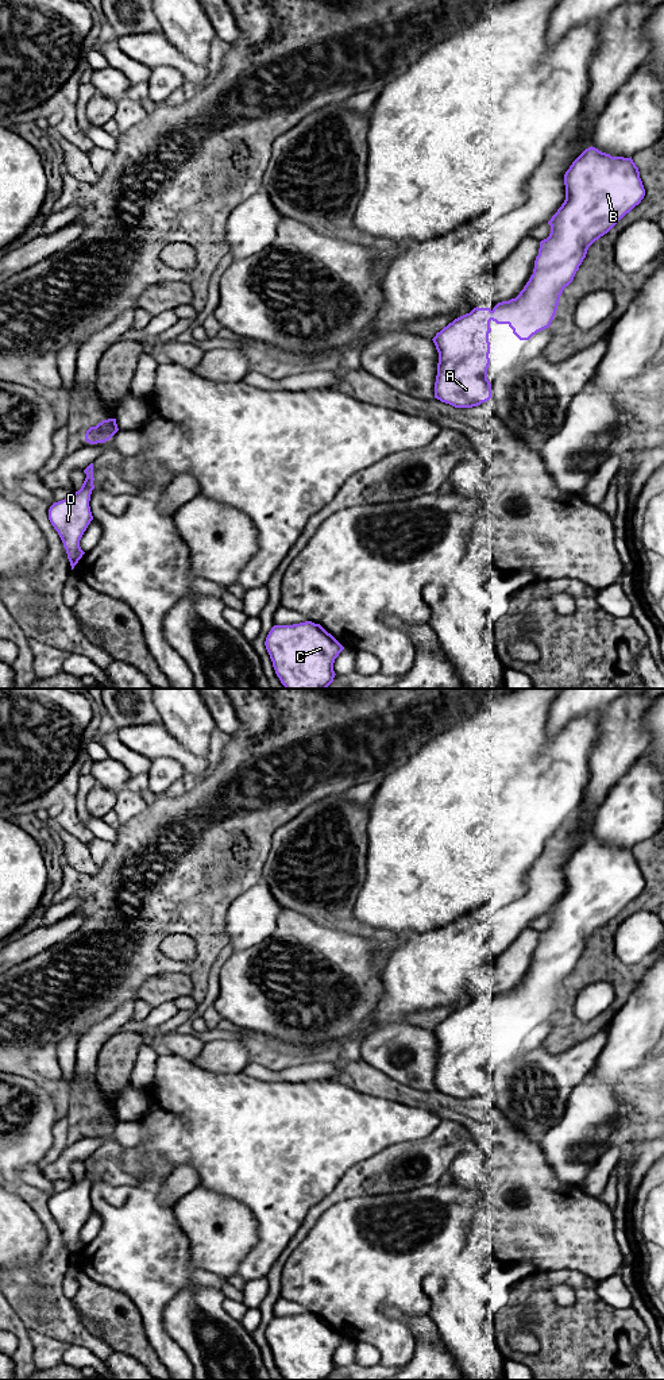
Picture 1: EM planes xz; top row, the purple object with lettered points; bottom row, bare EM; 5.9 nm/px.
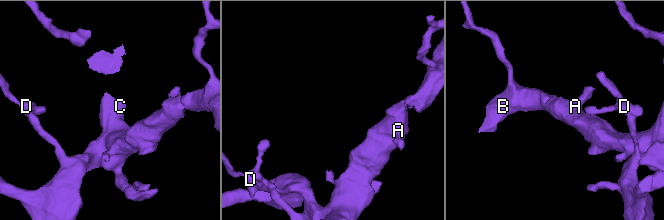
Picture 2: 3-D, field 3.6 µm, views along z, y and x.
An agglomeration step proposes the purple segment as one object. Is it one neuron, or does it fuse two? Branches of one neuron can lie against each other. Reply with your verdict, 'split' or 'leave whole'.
leave whole

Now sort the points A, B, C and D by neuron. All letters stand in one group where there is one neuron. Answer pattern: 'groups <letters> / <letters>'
groups A B C D

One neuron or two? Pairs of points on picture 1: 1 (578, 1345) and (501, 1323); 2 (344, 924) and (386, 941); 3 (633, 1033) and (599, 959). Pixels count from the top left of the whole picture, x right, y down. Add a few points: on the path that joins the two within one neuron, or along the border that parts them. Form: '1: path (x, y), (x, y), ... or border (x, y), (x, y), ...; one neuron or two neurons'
1: path (559, 1329), (520, 1322); one neuron
2: path (355, 928), (375, 936); one neuron
3: border (640, 979), (640, 983), (626, 1002), (606, 1025); two neurons

